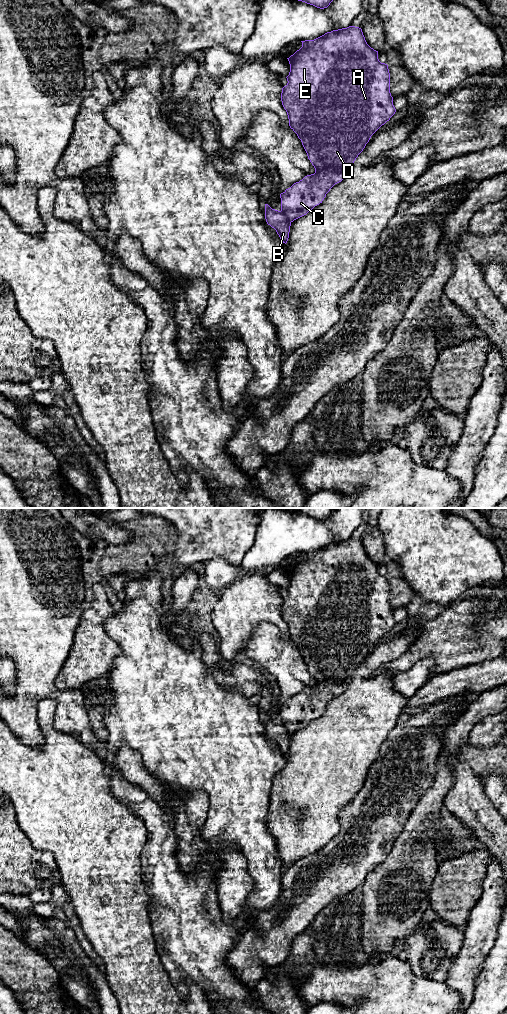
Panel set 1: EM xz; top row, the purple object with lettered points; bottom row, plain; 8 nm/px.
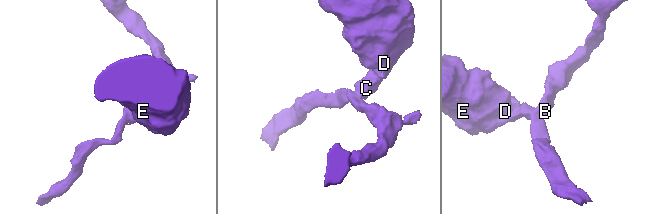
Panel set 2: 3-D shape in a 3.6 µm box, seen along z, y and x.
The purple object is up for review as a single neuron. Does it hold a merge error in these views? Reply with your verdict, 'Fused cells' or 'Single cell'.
Fused cells

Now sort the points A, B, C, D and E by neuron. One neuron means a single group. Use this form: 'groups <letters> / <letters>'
groups A C D E / B

